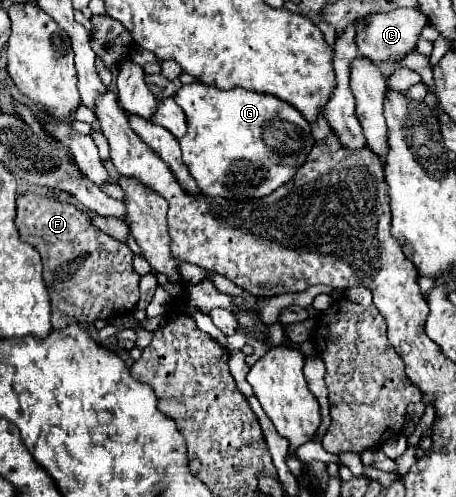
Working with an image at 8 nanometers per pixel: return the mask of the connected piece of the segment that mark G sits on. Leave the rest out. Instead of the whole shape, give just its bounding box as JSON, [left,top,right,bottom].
[174,82,314,200]

